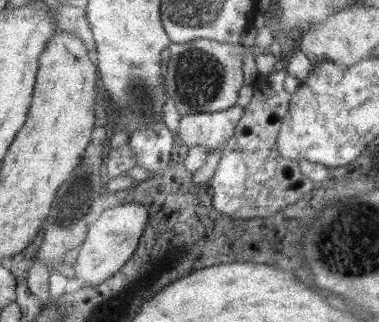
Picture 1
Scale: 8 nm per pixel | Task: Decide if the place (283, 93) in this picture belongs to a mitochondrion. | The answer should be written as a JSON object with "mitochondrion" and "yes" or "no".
{"mitochondrion":"no"}

